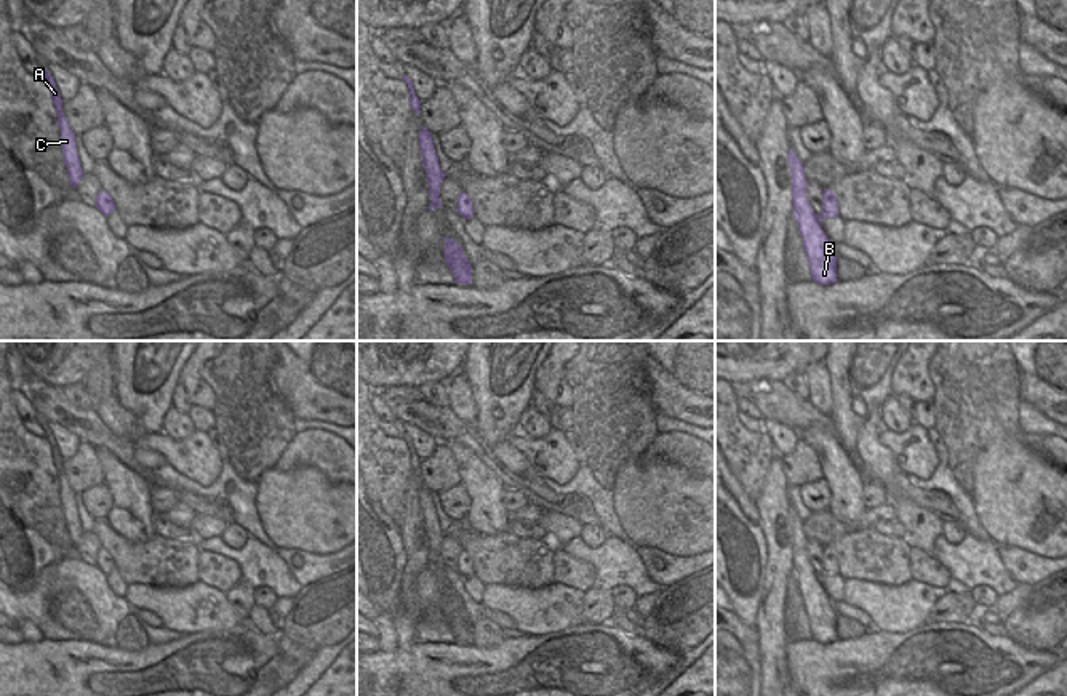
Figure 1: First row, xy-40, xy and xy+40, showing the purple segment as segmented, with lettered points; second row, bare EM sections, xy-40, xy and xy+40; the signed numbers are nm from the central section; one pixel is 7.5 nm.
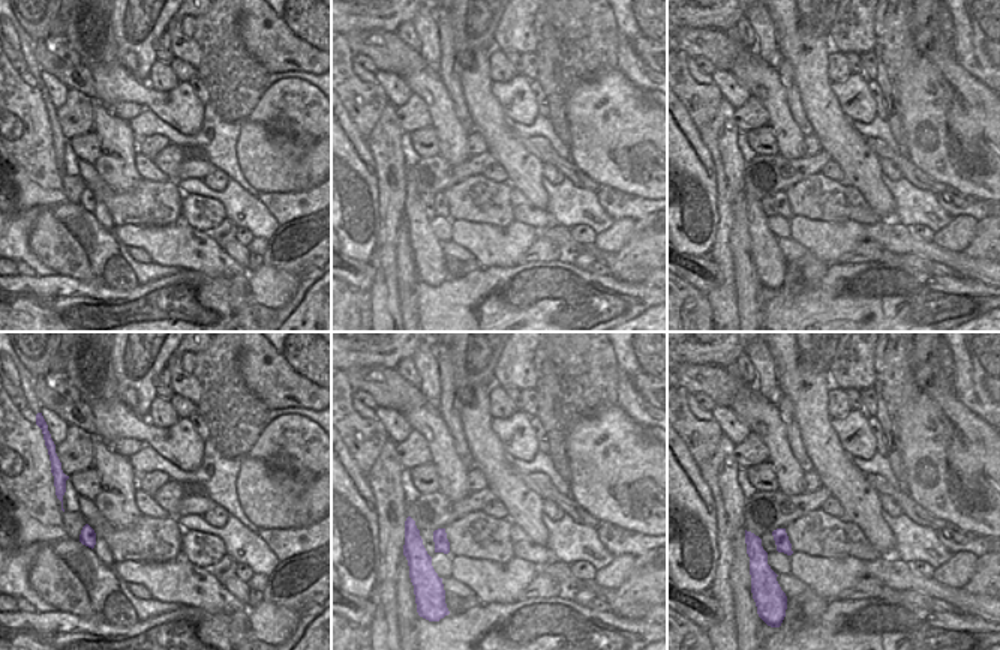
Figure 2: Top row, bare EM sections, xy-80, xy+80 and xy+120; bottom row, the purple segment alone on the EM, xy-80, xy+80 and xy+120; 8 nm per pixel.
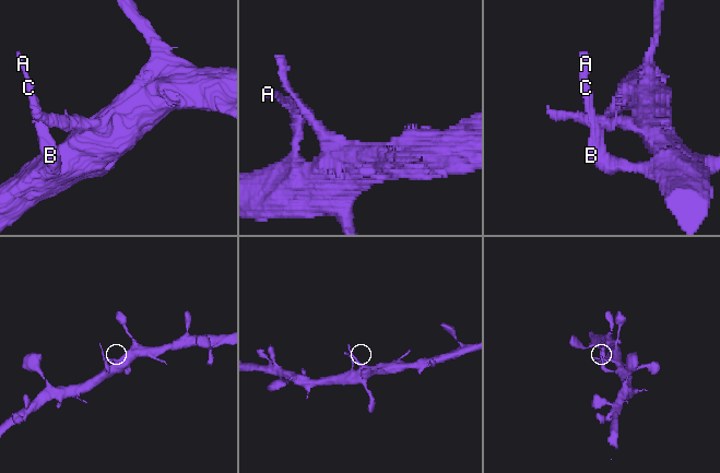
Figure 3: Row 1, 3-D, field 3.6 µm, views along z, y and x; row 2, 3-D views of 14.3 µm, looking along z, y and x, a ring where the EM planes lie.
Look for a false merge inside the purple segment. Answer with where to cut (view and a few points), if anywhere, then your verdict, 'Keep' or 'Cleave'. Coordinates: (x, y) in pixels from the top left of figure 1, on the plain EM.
No split. Keep.

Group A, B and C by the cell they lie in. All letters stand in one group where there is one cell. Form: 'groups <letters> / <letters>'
groups A B C

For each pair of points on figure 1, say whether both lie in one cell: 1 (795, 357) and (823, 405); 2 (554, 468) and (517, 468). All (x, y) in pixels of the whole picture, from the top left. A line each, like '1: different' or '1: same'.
1: different
2: different

